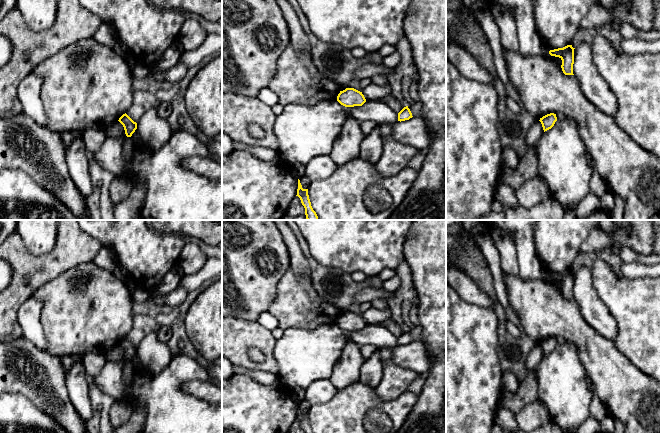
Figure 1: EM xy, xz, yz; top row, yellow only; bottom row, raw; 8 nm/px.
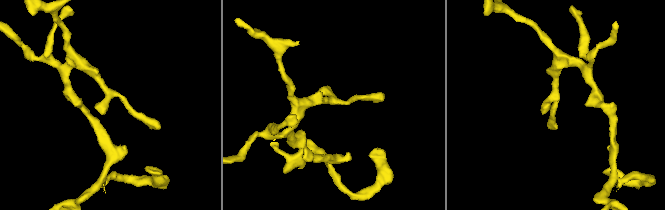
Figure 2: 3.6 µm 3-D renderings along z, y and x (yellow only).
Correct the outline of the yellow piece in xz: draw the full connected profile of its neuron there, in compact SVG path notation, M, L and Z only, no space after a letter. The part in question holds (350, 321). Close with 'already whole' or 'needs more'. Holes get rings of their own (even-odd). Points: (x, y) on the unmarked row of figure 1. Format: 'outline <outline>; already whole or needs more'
outline M346 312L337 320L337 325L345 331L362 330L366 323L362 316L354 312Z; already whole

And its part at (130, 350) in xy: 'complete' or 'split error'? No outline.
complete

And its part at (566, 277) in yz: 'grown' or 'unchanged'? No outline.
unchanged

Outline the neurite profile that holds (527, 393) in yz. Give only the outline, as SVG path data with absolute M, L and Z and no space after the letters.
M536 369L529 370L524 382L519 385L516 393L503 392L498 409L506 408L514 414L523 410L527 405L538 400L538 379Z

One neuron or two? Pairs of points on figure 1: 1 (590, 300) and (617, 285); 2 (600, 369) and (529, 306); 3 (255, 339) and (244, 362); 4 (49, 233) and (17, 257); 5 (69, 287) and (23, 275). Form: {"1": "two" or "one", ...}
{"1": "two", "2": "one", "3": "one", "4": "two", "5": "two"}

